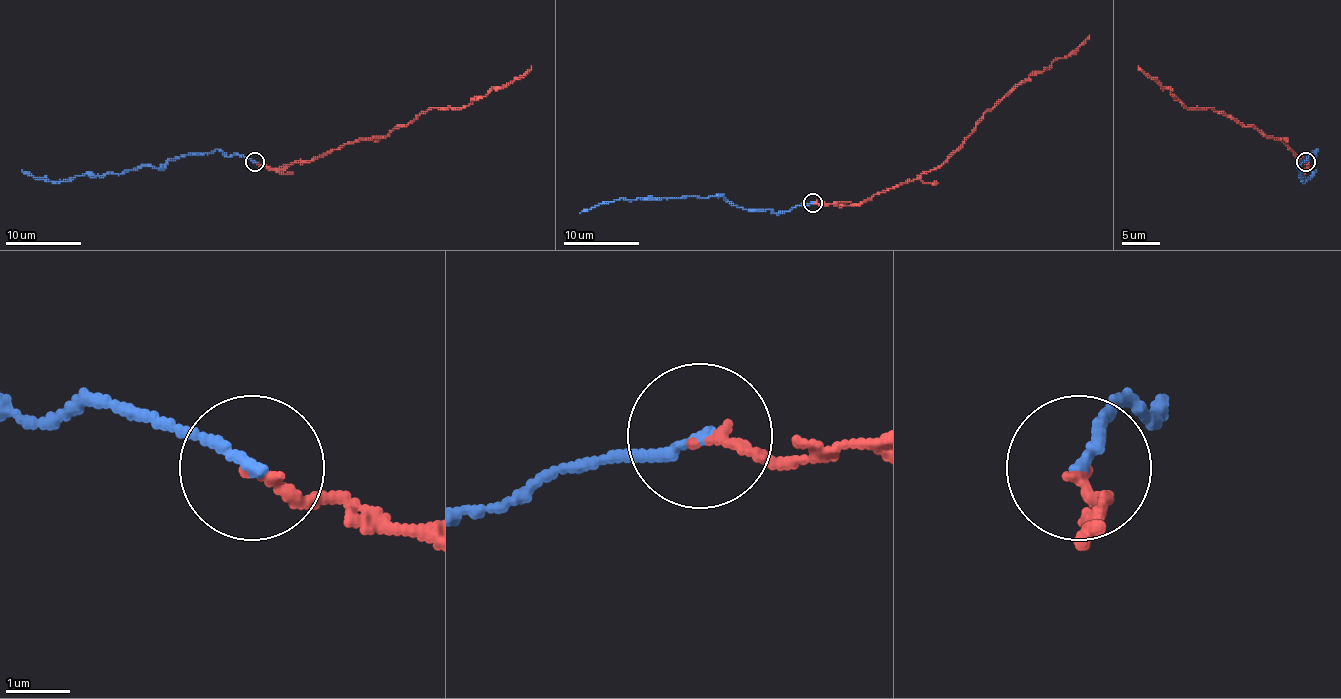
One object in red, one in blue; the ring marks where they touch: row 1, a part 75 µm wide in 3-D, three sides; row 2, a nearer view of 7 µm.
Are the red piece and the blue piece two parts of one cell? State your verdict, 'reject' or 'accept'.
reject

